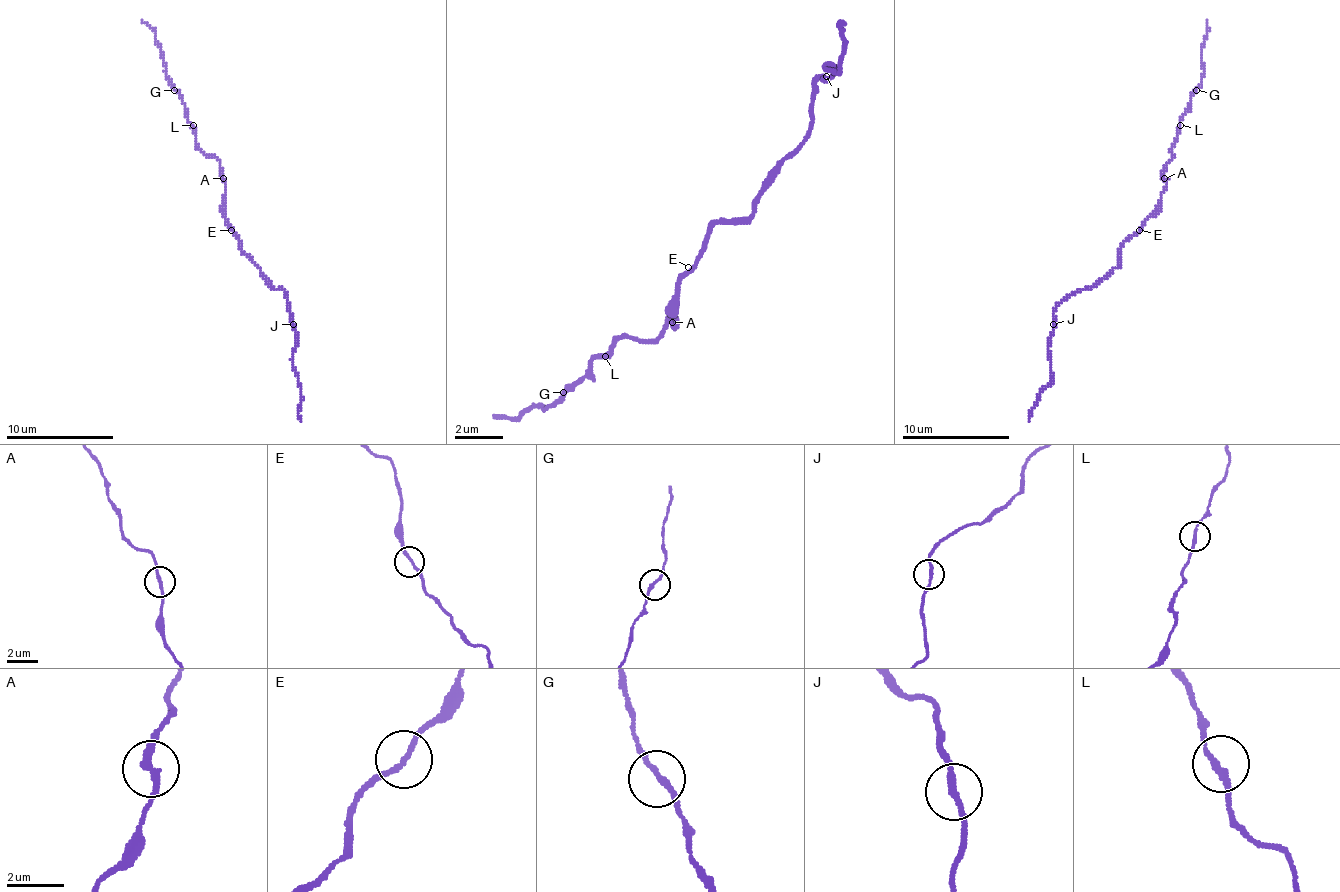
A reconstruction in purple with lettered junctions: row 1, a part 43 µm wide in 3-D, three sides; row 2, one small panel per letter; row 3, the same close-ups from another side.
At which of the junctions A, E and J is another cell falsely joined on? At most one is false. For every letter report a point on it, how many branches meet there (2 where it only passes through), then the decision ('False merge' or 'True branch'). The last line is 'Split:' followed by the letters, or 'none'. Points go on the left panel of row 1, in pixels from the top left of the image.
A: Place: (223, 178). Branches: 2. False merge
E: Place: (231, 230). Branches: 2. True branch
J: Place: (293, 324). Branches: 2. True branch
Split: A

